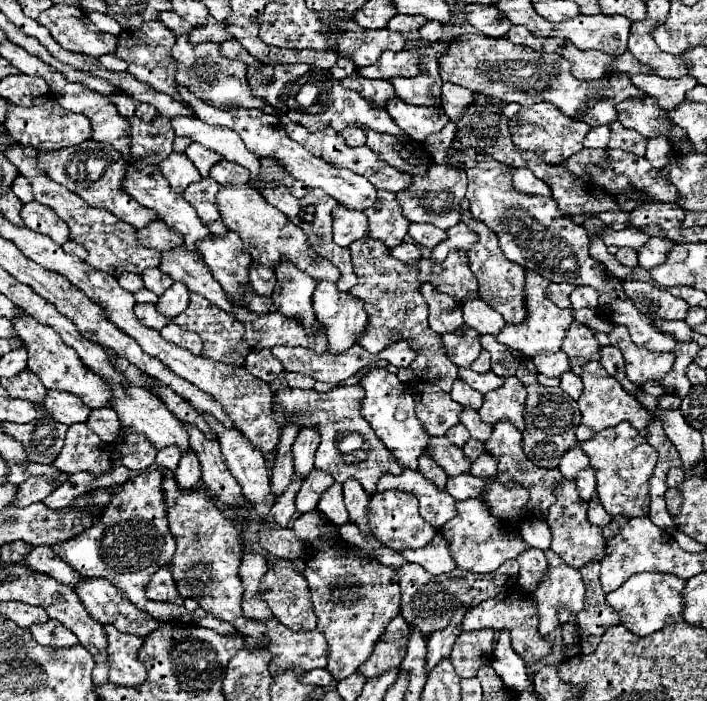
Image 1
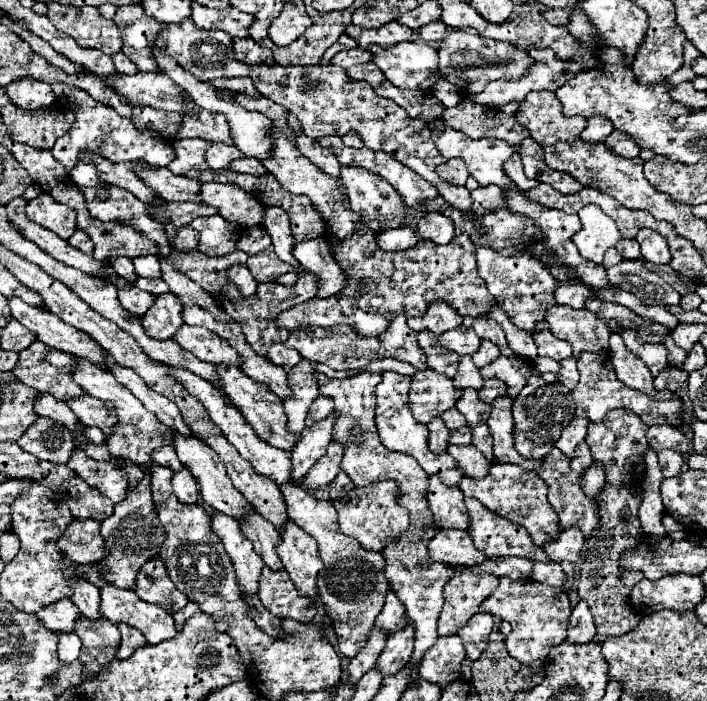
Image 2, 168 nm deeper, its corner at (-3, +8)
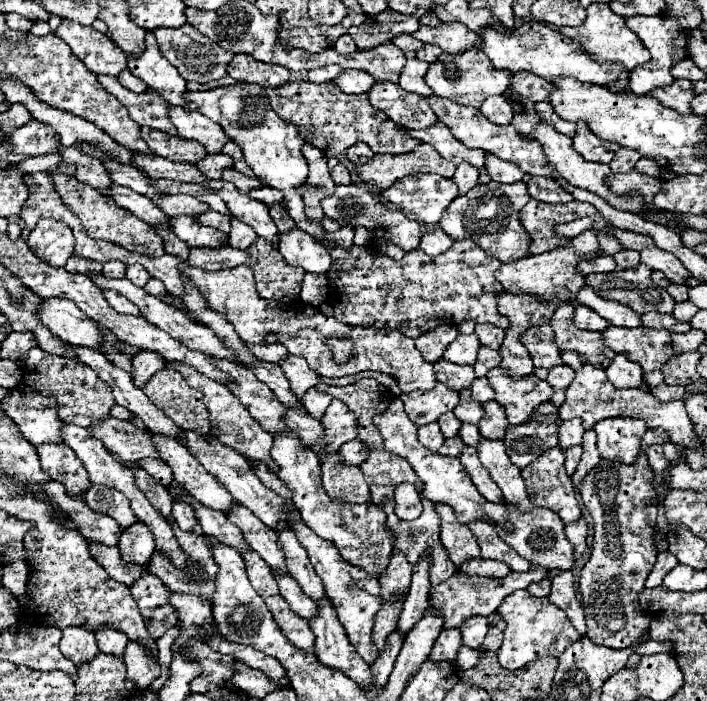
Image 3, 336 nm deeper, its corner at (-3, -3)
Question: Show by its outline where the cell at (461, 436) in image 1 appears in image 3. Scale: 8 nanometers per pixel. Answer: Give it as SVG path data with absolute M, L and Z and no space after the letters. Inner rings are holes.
M445 412L441 418L439 418L439 426L441 426L441 432L445 438L455 438L459 434L459 428L461 428L461 422L455 418L453 412Z

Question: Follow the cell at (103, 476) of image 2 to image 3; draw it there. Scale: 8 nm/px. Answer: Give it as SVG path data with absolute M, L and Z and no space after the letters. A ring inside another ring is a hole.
M91 484L91 488L83 492L83 498L91 510L115 518L123 528L137 520L133 510L129 508L129 500L115 488L103 488L103 486Z

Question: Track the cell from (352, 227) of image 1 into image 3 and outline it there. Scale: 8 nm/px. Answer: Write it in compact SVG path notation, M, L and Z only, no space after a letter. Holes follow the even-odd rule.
M237 84L237 86L207 90L207 92L185 92L185 98L189 100L187 110L199 110L201 114L209 116L213 122L217 122L223 128L223 132L227 132L227 136L233 142L239 144L245 162L261 182L275 186L283 192L283 202L287 206L287 212L301 230L309 232L317 240L323 240L323 246L327 248L337 246L337 242L325 238L327 232L323 230L321 224L315 224L315 220L307 220L303 198L297 192L297 186L301 186L307 178L307 160L301 152L303 140L299 138L297 128L293 124L281 120L275 114L259 84Z

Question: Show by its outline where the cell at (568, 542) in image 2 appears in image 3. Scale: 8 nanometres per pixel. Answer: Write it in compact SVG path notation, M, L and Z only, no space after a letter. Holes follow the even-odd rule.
M581 518L575 524L565 526L565 534L567 534L567 540L575 548L575 560L579 560L583 550L585 550L585 538L587 538L587 524L585 524L585 520Z

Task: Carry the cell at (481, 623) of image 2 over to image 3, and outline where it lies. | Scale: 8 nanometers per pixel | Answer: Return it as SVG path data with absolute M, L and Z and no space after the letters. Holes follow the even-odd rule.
M473 616L467 620L467 624L463 624L461 628L461 636L463 636L463 644L469 648L479 650L479 646L483 644L485 636L489 630L489 620L483 616Z

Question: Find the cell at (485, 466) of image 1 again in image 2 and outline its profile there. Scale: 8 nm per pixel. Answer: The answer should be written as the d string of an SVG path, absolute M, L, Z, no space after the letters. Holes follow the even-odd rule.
M481 423L481 425L469 425L469 429L473 433L473 445L477 449L481 449L481 453L491 461L493 459L493 441L491 441L487 425L485 423Z

